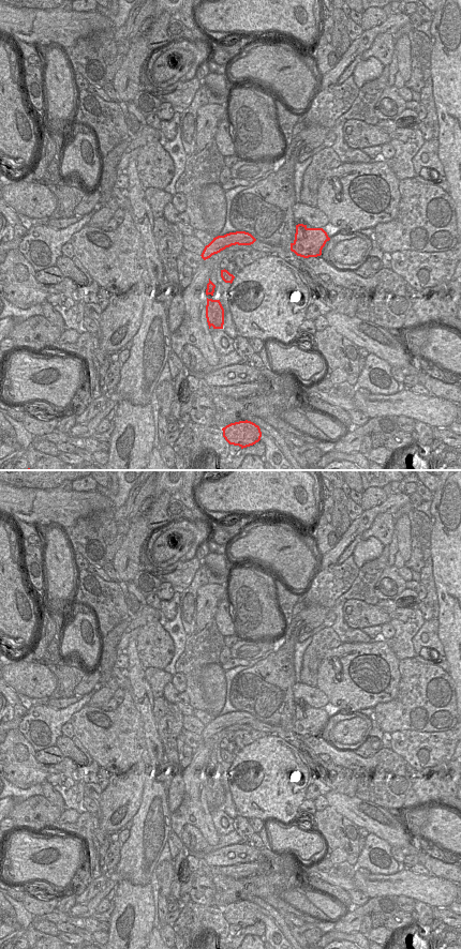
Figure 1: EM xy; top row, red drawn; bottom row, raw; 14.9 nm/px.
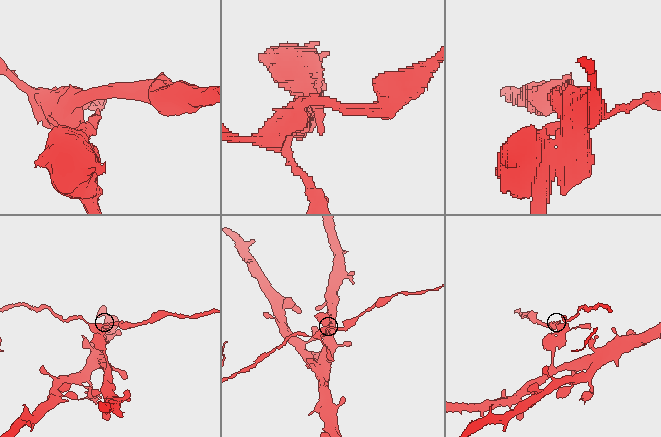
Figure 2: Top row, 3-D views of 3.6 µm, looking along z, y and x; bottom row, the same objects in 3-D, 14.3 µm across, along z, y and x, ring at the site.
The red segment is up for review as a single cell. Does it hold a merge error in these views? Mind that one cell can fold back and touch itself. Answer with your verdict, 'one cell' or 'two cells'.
two cells

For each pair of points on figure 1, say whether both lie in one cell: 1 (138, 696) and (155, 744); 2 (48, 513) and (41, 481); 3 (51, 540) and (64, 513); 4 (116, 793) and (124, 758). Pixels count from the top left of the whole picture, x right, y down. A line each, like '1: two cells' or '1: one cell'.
1: one cell
2: two cells
3: two cells
4: two cells

